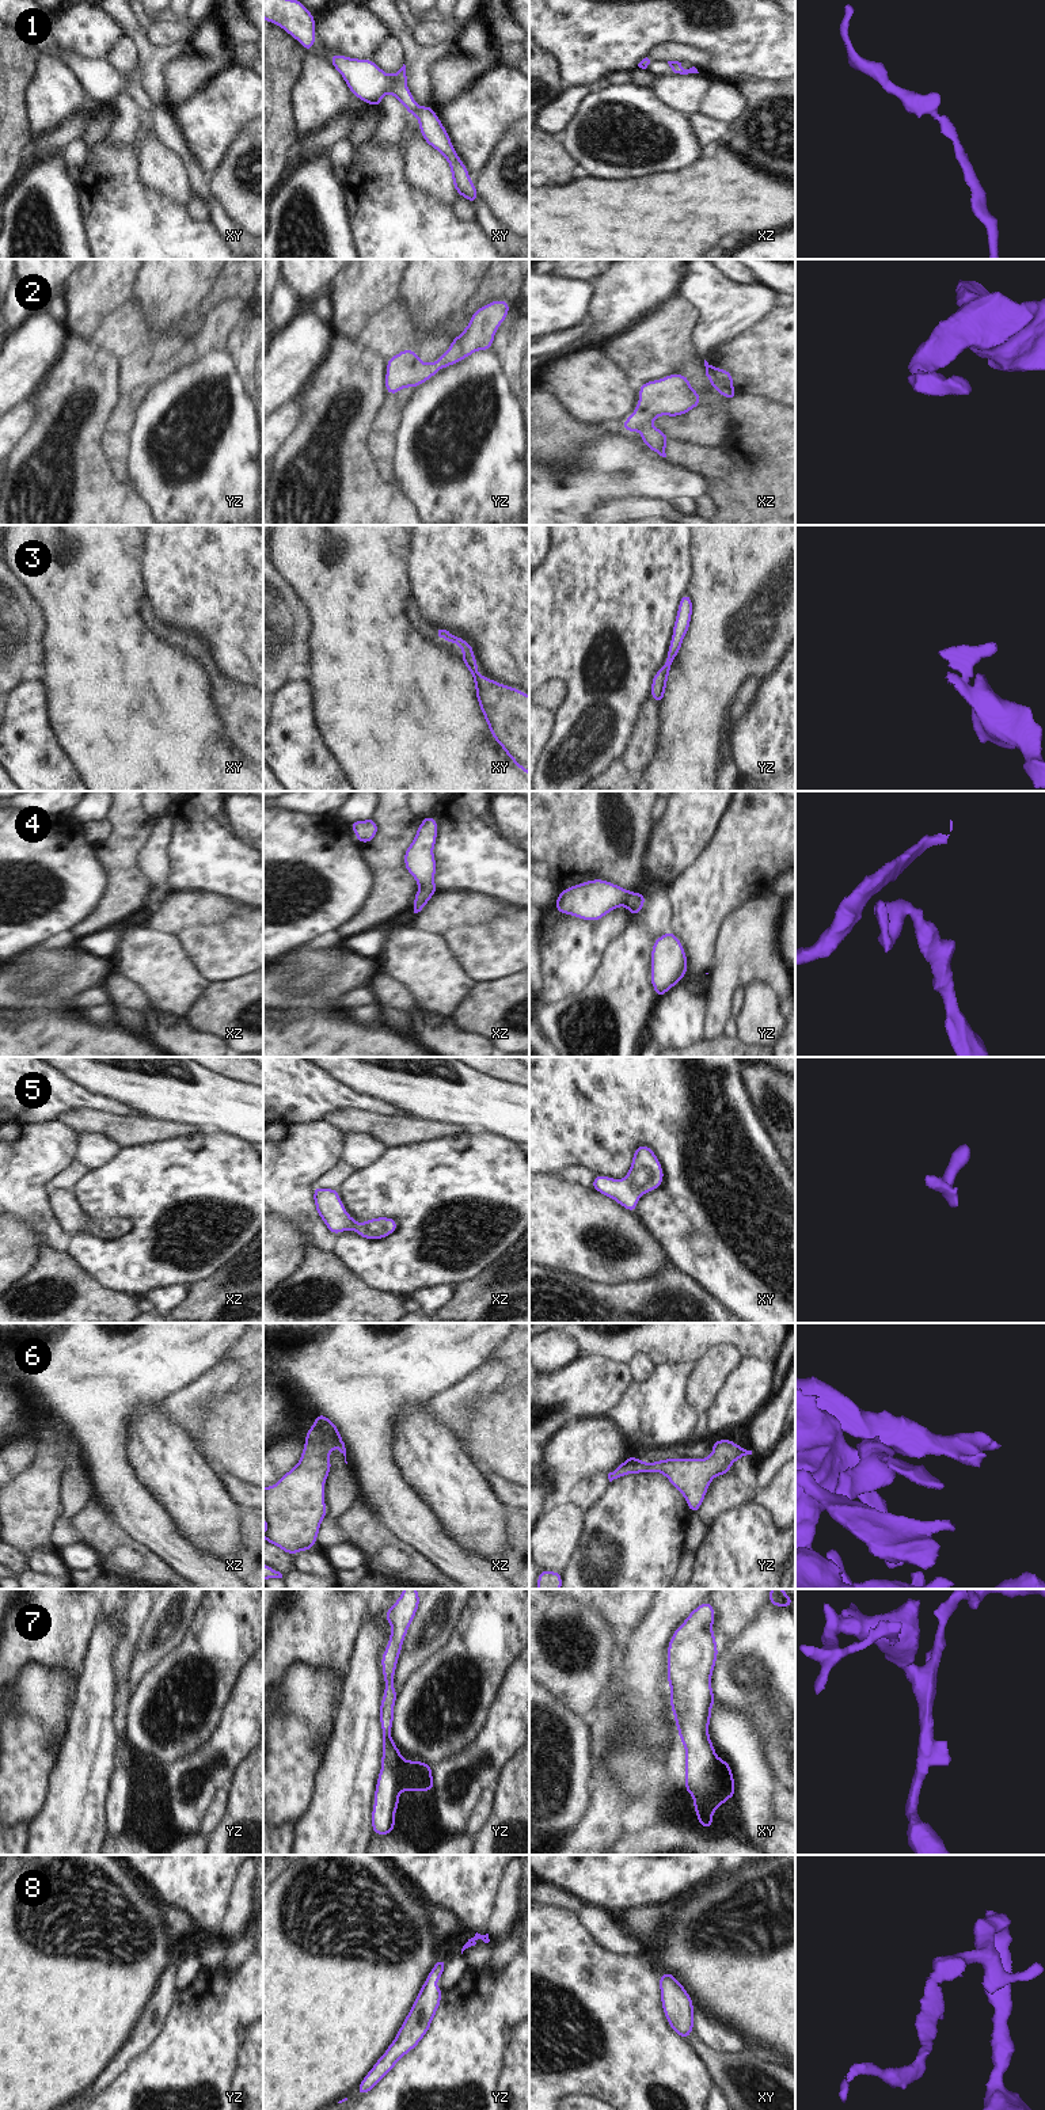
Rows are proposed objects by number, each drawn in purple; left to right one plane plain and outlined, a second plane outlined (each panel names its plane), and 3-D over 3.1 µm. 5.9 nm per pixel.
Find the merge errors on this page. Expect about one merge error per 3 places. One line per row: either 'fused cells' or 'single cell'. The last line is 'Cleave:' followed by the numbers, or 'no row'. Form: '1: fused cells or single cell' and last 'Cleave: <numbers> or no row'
1: single cell
2: single cell
3: single cell
4: single cell
5: single cell
6: single cell
7: fused cells
8: single cell
Cleave: 7

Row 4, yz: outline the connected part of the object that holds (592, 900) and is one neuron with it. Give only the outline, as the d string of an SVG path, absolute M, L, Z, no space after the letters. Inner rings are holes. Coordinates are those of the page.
M592 879L562 890L554 906L563 915L571 915L588 921L597 921L618 906L626 906L630 916L636 916L646 901L645 893L632 893L604 879Z

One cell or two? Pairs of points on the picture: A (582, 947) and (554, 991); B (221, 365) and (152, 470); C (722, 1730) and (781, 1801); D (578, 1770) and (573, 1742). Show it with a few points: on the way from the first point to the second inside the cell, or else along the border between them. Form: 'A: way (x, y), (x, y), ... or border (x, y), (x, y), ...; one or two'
A: way (572, 958), (561, 980); one
B: way (192, 384), (159, 415), (147, 432), (145, 440); one
C: border (778, 1790), (772, 1797), (771, 1808); two
D: way (573, 1763), (573, 1749); one

